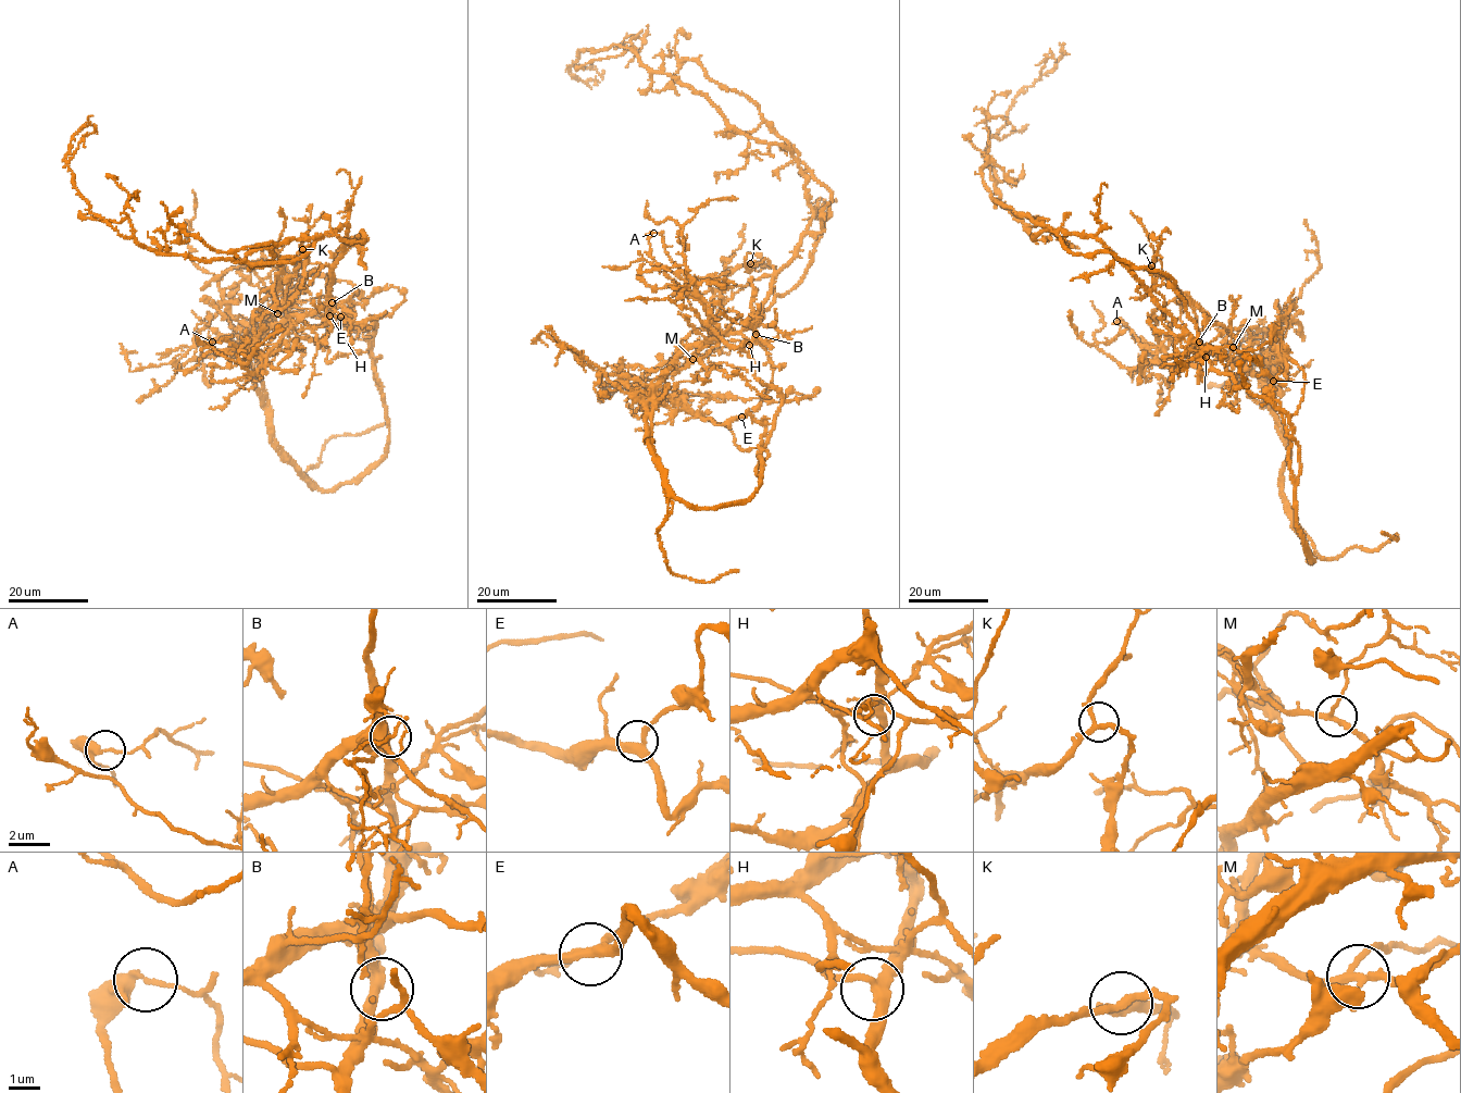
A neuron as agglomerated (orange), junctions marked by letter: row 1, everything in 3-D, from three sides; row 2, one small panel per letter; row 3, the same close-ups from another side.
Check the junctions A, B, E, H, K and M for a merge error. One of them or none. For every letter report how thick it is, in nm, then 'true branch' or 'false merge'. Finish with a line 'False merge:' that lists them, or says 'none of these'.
A: calibre 200 nm; false merge
B: calibre 280 nm; true branch
E: calibre 320 nm; true branch
H: calibre 320 nm; true branch
K: calibre 200 nm; true branch
M: calibre 220 nm; true branch
False merge: A

